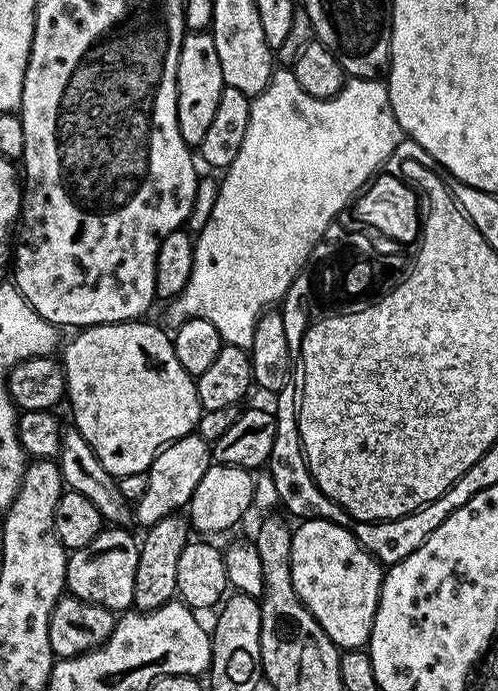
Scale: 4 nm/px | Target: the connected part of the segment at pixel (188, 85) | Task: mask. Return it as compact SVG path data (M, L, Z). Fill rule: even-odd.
M211 31L188 32L178 54L176 113L178 130L190 146L199 146L202 138L206 138L206 130L218 110L218 98L222 98L224 87L222 65L218 63L218 49L214 47Z

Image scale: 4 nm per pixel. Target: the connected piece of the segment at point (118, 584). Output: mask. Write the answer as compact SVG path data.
M124 526L105 527L86 546L75 549L69 555L68 569L64 583L67 591L73 596L82 598L86 602L94 602L98 606L106 606L111 612L123 614L133 607L132 599L134 598L134 570L138 570L138 554L140 546L137 537L132 537L128 533L129 529Z

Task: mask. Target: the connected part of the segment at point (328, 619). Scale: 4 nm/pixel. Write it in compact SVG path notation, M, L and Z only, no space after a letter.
M319 518L305 519L305 524L295 525L292 533L292 581L298 598L308 607L310 614L326 630L326 634L336 647L341 650L364 648L367 645L374 614L378 610L380 587L384 581L382 565L364 545L357 540L355 534L341 524Z

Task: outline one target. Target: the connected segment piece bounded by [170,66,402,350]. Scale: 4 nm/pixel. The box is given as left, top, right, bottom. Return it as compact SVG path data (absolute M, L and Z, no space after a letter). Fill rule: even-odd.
M277 67L266 90L252 100L250 126L246 126L242 150L238 150L238 158L223 173L220 193L200 228L200 237L195 237L190 282L170 304L175 319L206 318L218 326L225 344L251 349L258 318L284 299L296 276L305 271L315 244L345 211L352 195L354 200L383 169L401 141L400 124L394 118L383 79L349 79L337 96L323 100L306 94L287 67Z

